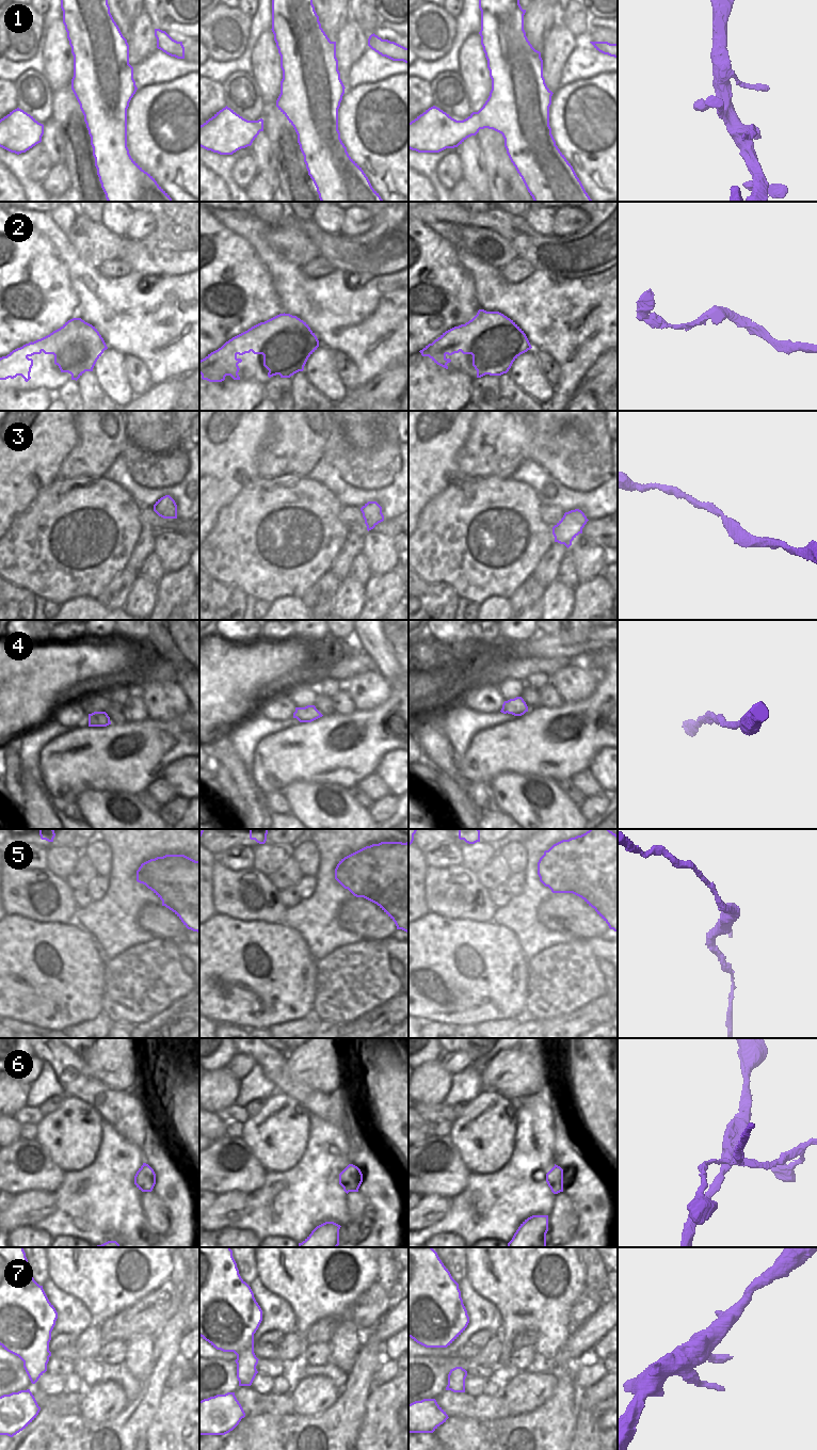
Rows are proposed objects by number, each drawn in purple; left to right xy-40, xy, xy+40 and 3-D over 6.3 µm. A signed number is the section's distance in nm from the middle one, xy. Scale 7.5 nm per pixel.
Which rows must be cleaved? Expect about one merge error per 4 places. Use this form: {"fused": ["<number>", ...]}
{"fused": ["5", "6"]}

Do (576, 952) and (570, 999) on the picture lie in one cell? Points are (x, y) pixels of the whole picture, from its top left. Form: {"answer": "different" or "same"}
{"answer": "same"}

